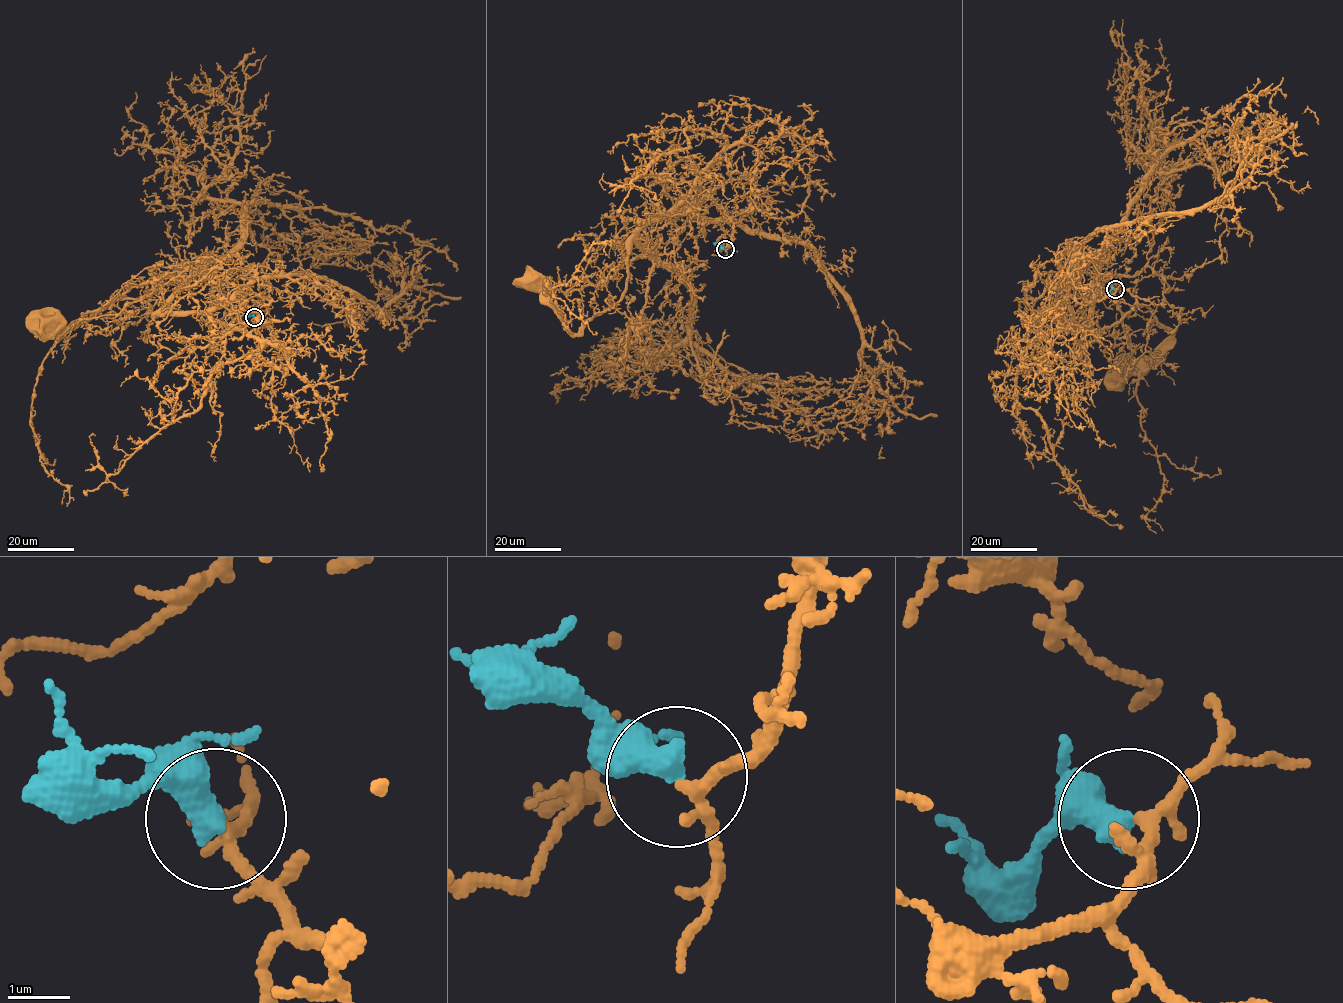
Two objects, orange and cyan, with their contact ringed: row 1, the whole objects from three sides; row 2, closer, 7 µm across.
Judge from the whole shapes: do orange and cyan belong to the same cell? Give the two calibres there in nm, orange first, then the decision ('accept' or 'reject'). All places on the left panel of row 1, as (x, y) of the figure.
calibres 180 and 480 nm; accept

